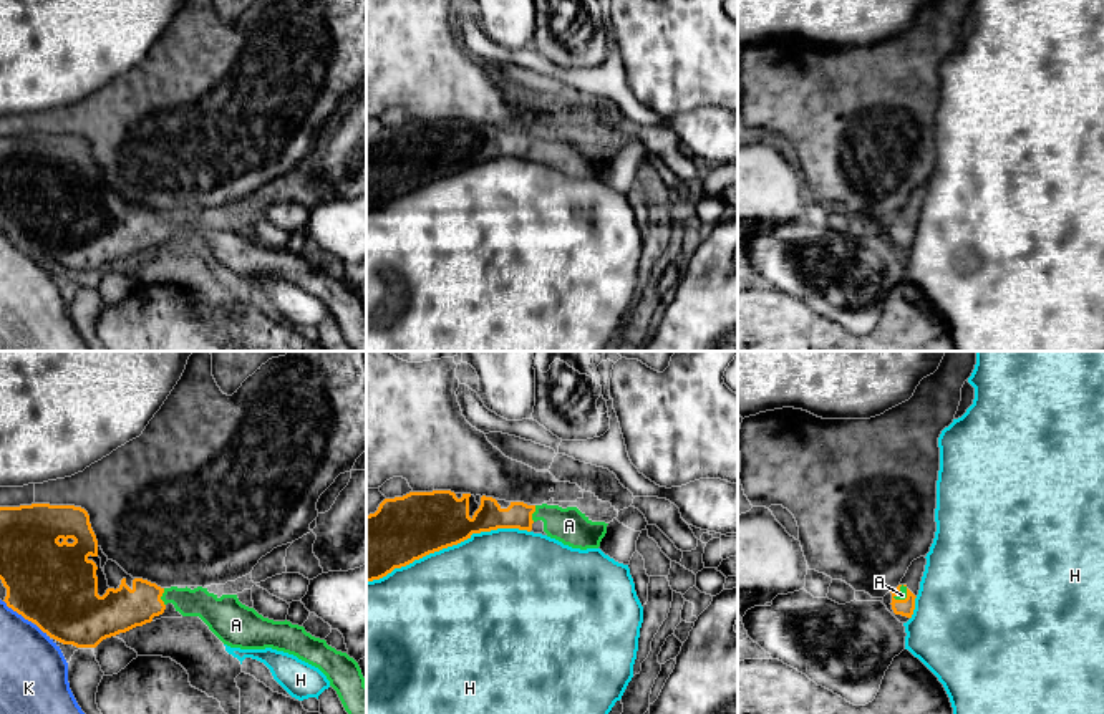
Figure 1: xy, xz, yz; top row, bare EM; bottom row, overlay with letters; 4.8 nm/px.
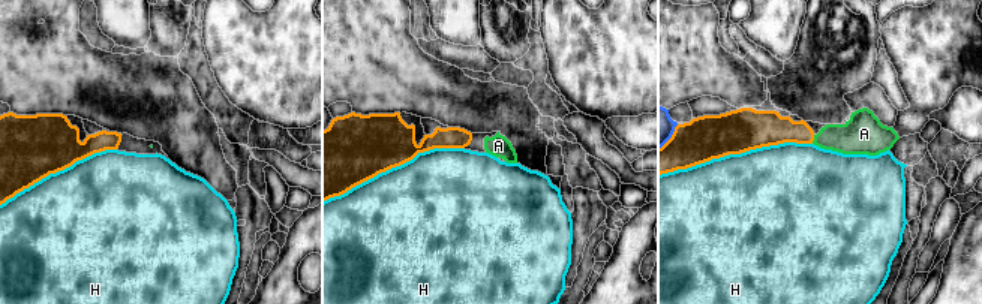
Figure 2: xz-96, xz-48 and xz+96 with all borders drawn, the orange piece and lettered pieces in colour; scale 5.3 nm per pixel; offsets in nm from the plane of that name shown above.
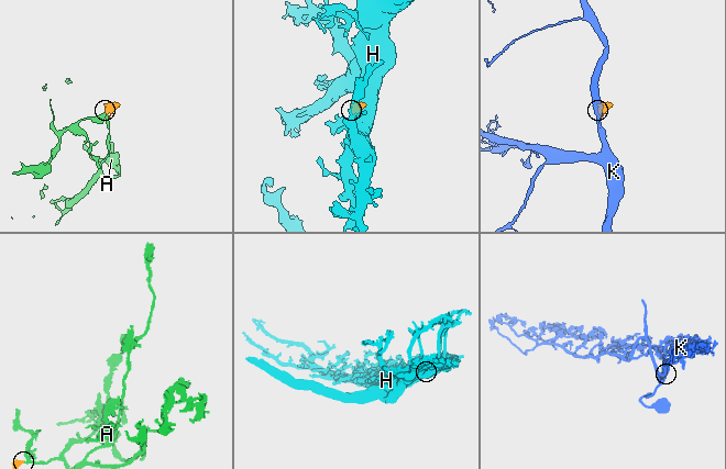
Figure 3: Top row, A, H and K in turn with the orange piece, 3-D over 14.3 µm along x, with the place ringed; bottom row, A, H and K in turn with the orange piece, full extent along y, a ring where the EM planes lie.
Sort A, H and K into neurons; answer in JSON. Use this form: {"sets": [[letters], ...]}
{"sets": [["A"], ["H"], ["K"]]}

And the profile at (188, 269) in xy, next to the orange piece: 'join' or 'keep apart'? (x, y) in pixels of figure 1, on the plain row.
keep apart

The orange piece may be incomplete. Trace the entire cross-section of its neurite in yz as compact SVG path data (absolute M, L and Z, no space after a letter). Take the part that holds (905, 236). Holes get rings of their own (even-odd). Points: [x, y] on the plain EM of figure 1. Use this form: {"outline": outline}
{"outline": "M898 214L892 220L892 239L895 244L912 247L915 239L915 224L903 214Z"}

